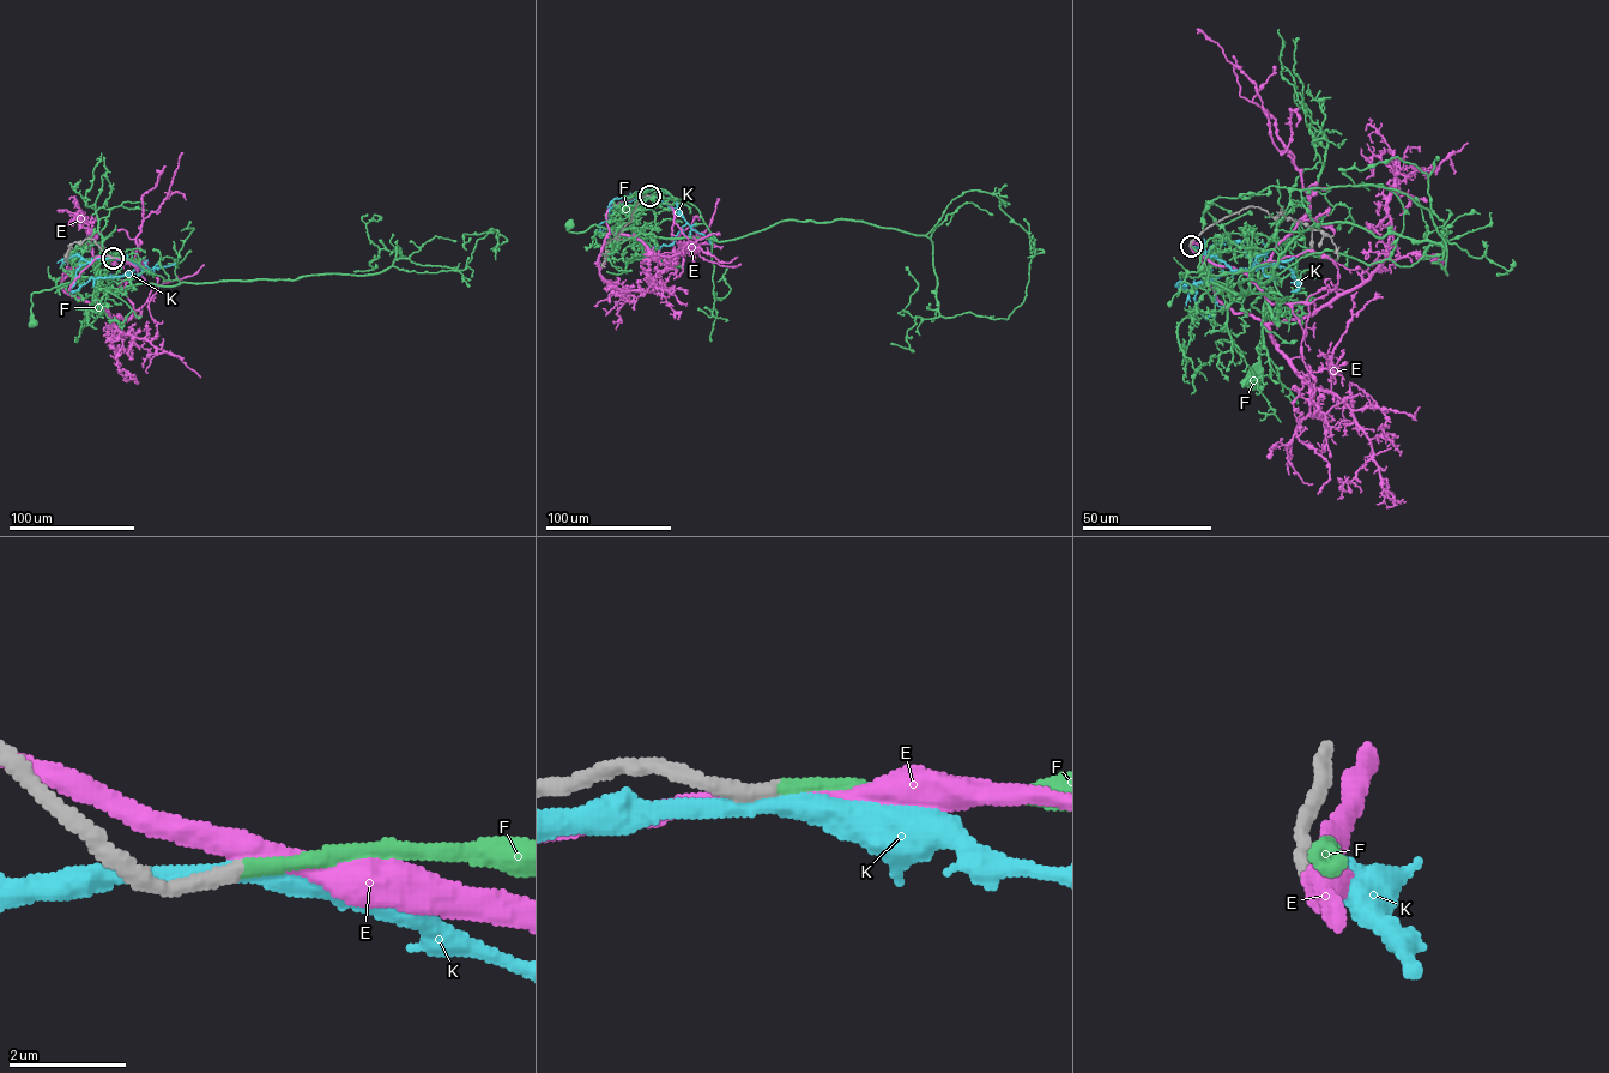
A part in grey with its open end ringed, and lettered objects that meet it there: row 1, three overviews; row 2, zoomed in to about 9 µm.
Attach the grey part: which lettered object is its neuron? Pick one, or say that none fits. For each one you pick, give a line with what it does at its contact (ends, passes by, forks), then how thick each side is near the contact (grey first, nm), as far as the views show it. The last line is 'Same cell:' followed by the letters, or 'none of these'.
F: It ends there. Thickness 280 nm (grey) against 200 nm
Same cell: F

